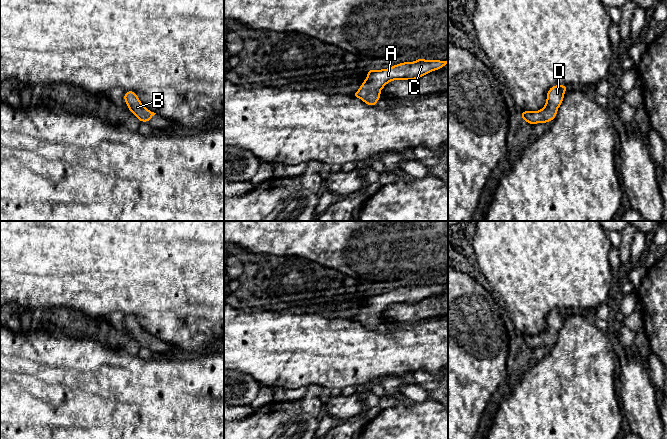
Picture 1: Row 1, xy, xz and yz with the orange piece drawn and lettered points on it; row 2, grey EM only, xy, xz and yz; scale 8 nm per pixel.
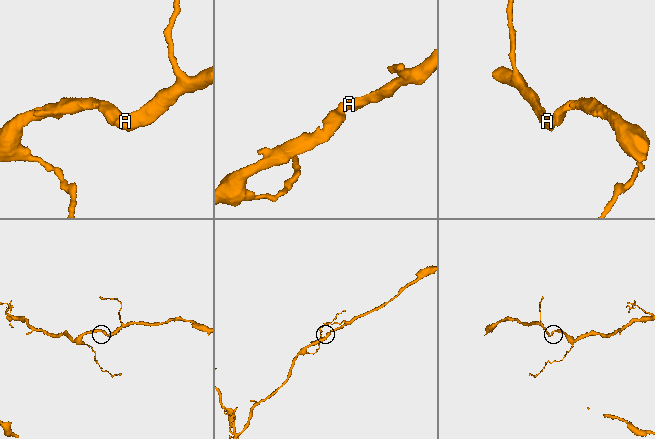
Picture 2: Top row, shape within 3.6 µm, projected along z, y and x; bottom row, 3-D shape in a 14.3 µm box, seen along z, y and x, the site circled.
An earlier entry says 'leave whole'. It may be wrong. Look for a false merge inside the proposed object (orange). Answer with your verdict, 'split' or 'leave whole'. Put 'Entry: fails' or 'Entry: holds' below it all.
leave whole
Entry: holds

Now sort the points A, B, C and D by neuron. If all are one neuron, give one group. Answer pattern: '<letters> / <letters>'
A B C D

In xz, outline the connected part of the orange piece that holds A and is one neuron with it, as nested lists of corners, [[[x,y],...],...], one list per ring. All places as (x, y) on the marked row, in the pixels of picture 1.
[[[417,59],[414,62],[403,62],[391,66],[388,69],[370,69],[364,82],[358,91],[352,95],[361,99],[364,103],[371,106],[377,106],[378,99],[382,96],[379,92],[385,85],[393,80],[416,80],[425,74],[439,70],[444,67],[448,61]]]

